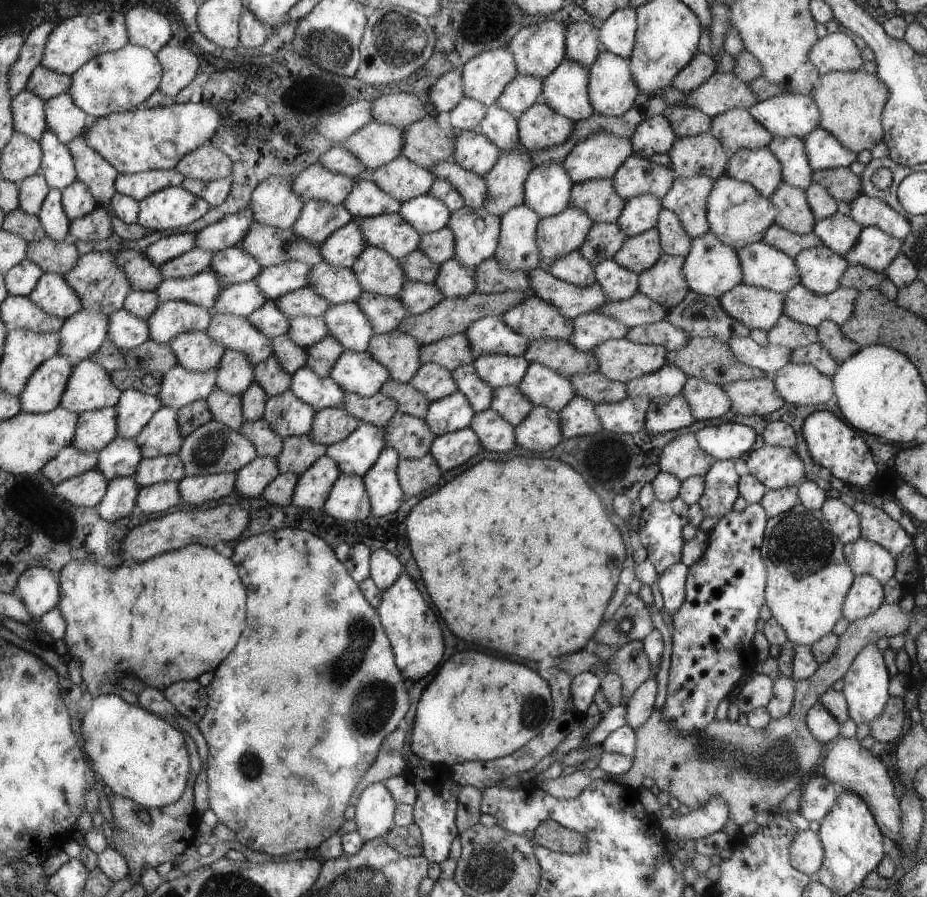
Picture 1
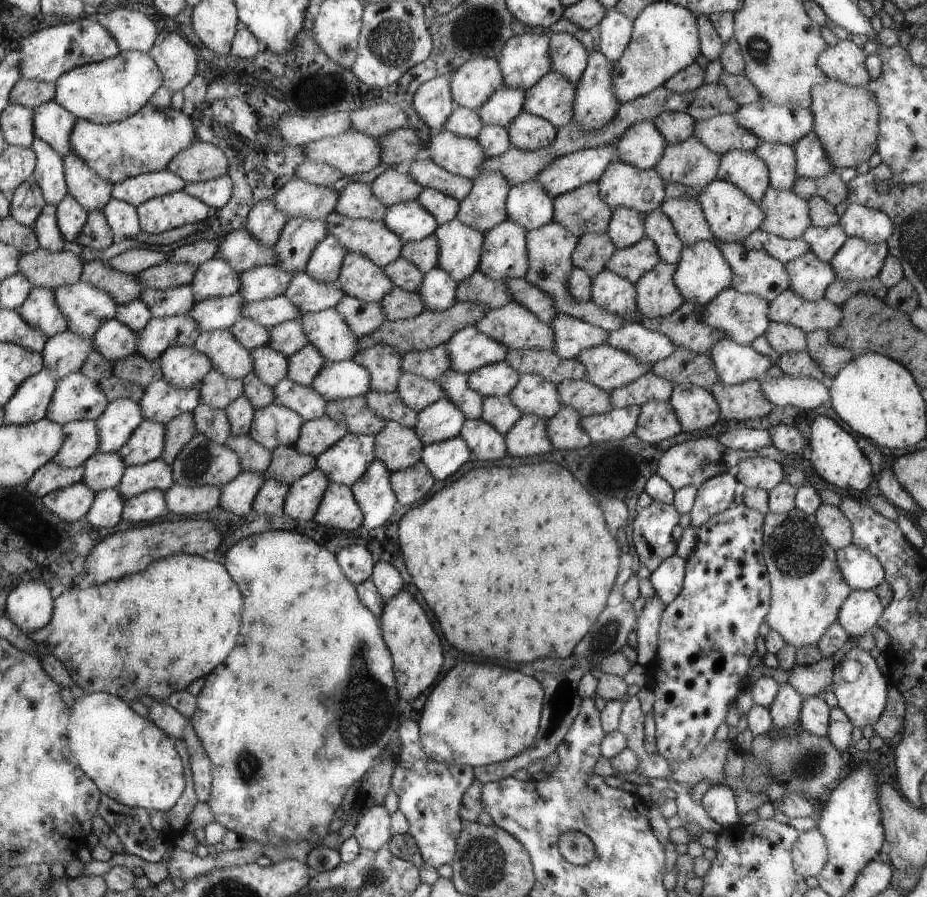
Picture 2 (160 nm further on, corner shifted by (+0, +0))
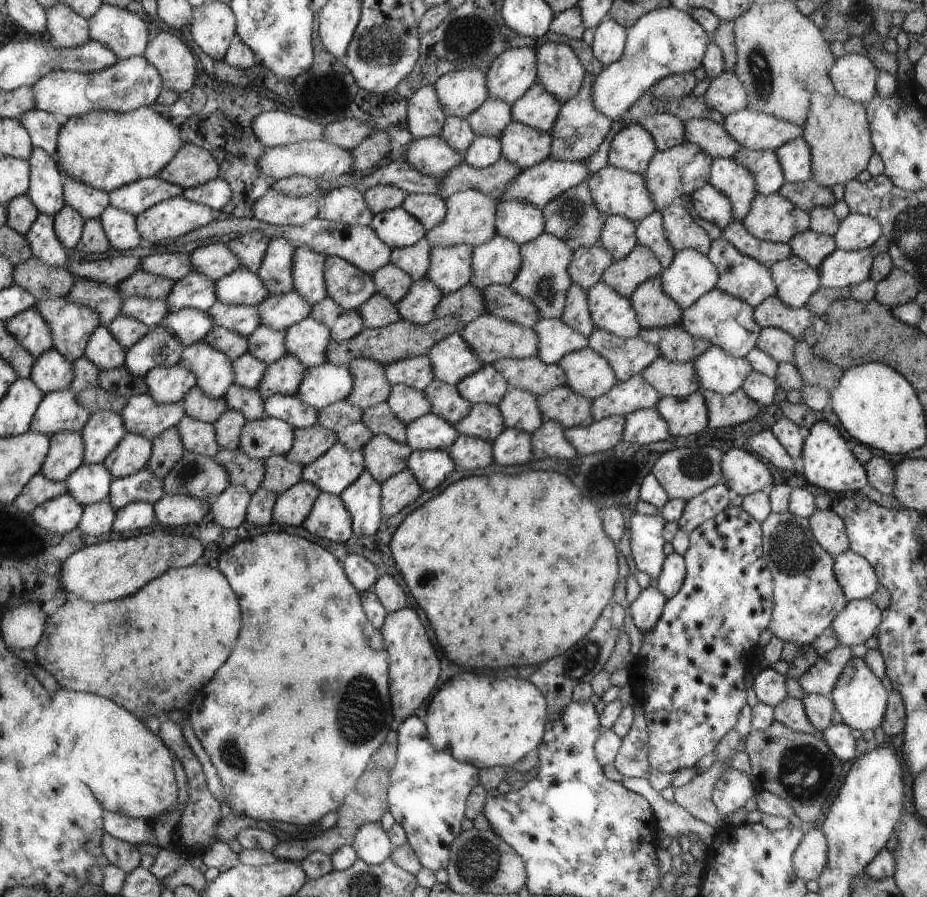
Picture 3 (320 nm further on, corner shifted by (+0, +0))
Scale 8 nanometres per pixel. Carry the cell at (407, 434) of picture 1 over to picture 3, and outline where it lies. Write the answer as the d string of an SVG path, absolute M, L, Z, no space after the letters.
M374 435L362 448L365 458L365 471L382 484L392 475L407 468L407 460L413 450L390 437Z

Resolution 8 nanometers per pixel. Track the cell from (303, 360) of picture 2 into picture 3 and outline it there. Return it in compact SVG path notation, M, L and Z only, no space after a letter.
M284 355L267 366L266 375L262 377L256 390L264 400L277 394L295 395L306 372L306 365L298 357Z

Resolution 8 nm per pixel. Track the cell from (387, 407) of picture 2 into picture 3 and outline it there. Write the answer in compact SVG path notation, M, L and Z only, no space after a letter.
M386 401L365 410L361 419L373 435L384 435L400 444L406 443L406 425L392 414Z

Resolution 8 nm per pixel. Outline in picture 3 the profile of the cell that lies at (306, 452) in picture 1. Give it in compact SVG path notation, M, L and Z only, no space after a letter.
M274 455L265 461L265 479L262 486L277 495L286 492L303 480L303 466L291 463L285 456Z

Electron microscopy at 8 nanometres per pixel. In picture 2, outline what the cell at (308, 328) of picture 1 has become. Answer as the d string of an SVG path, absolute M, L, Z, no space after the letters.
M298 320L284 321L268 329L271 338L268 346L286 358L298 352L307 342L301 323Z

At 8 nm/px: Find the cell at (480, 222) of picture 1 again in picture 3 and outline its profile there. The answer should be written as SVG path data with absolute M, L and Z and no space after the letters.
M472 245L432 247L431 263L425 277L442 291L444 297L451 295L471 282L473 256L474 247Z

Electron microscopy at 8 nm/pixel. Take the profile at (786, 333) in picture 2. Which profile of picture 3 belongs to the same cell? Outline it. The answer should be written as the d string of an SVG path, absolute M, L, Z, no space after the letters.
M764 327L759 336L758 347L771 356L778 364L791 363L794 360L795 338L778 327Z

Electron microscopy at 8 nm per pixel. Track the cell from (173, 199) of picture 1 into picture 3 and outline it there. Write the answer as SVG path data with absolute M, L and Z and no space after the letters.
M182 195L156 203L139 214L137 228L144 245L174 241L220 218L222 212L198 204Z

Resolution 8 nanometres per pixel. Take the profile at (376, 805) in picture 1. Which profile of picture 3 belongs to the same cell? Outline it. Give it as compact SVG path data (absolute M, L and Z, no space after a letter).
M364 823L359 828L355 843L351 844L357 858L369 865L379 865L392 854L392 844L381 823Z

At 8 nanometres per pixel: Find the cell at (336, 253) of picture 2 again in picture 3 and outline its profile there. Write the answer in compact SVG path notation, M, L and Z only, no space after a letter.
M300 247L293 252L293 290L306 302L316 304L327 298L326 276L324 276L326 256L312 249Z

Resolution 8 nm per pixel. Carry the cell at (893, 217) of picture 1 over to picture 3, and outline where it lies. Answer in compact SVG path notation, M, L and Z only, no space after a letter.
M849 213L839 221L839 225L833 237L841 251L864 250L883 234L881 224L876 219L858 213Z

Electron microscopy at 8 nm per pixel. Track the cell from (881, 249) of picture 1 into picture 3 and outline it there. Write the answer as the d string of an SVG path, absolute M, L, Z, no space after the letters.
M883 234L871 247L864 250L841 251L837 248L816 268L821 286L829 289L844 288L864 282L869 278L874 257L888 249L889 240Z

